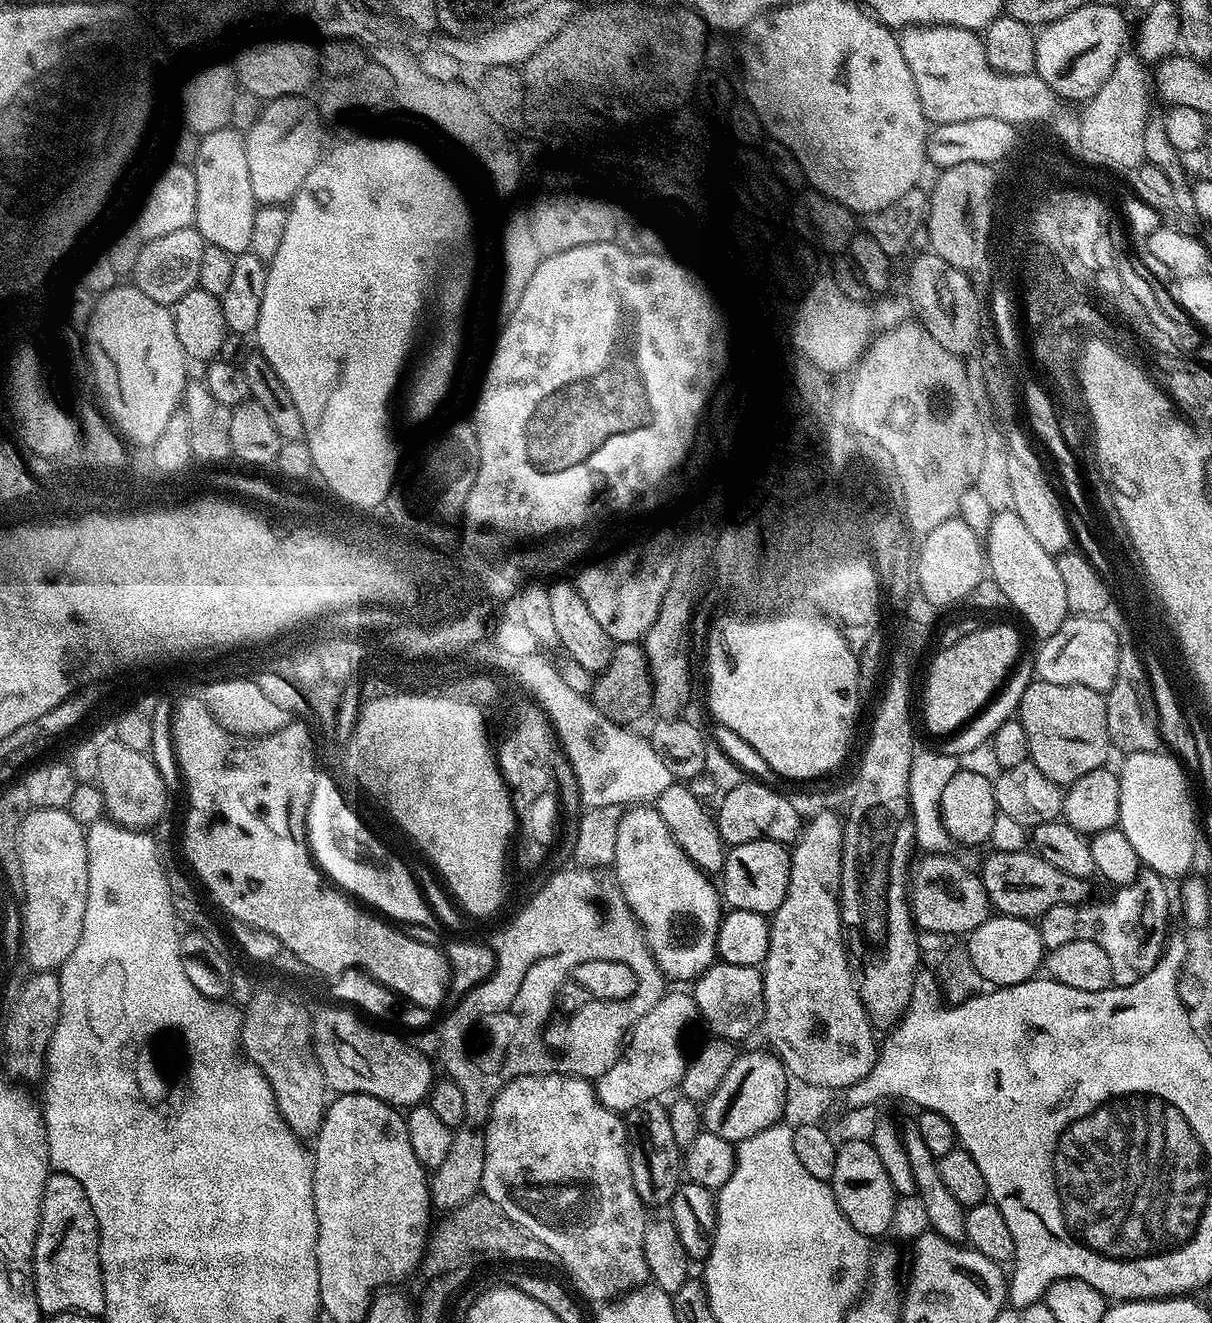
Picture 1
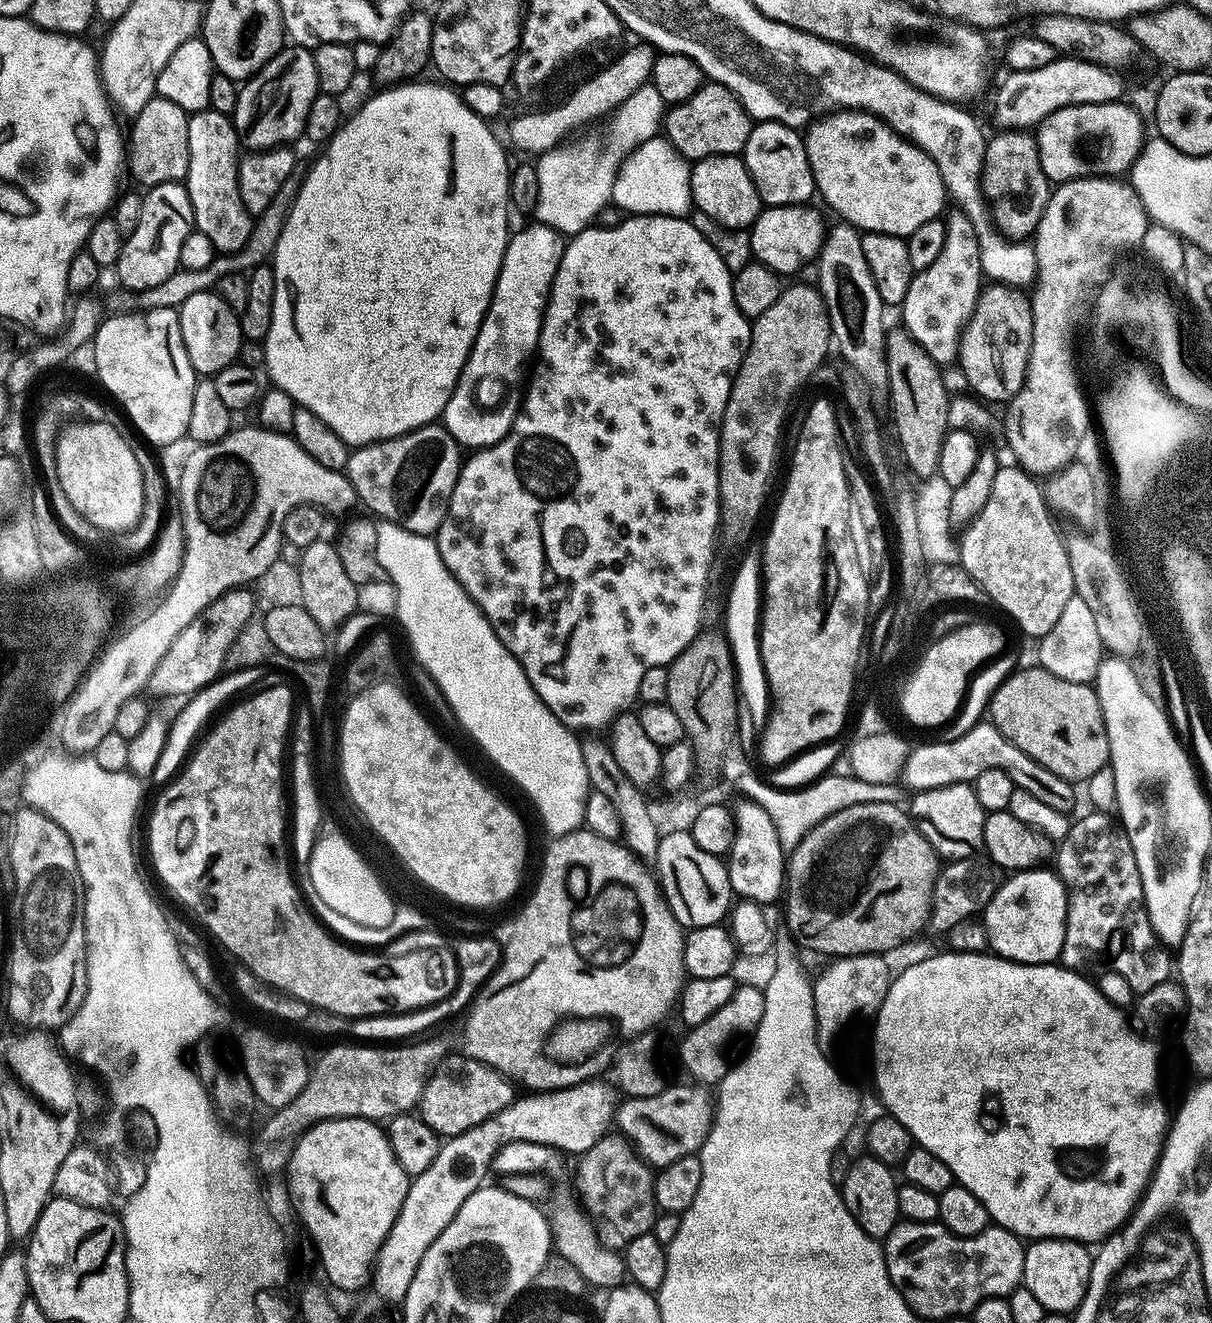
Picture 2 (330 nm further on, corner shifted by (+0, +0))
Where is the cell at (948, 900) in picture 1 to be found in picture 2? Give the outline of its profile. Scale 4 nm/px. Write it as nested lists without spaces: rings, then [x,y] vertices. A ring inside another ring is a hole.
[[[870,802],[838,810],[818,822],[796,848],[787,853],[782,905],[788,932],[801,949],[821,952],[828,956],[824,958],[889,954],[925,931],[932,909],[934,882],[941,867],[941,857],[901,805]]]

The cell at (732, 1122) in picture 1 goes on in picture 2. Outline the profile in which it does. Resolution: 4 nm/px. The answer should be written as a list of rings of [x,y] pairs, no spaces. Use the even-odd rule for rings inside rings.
[[[695,1083],[665,1086],[660,1094],[653,1097],[625,1099],[624,1105],[614,1112],[614,1124],[619,1135],[635,1149],[640,1159],[653,1169],[659,1170],[678,1162],[683,1156],[695,1156],[706,1142],[712,1129],[714,1100],[709,1089]]]

